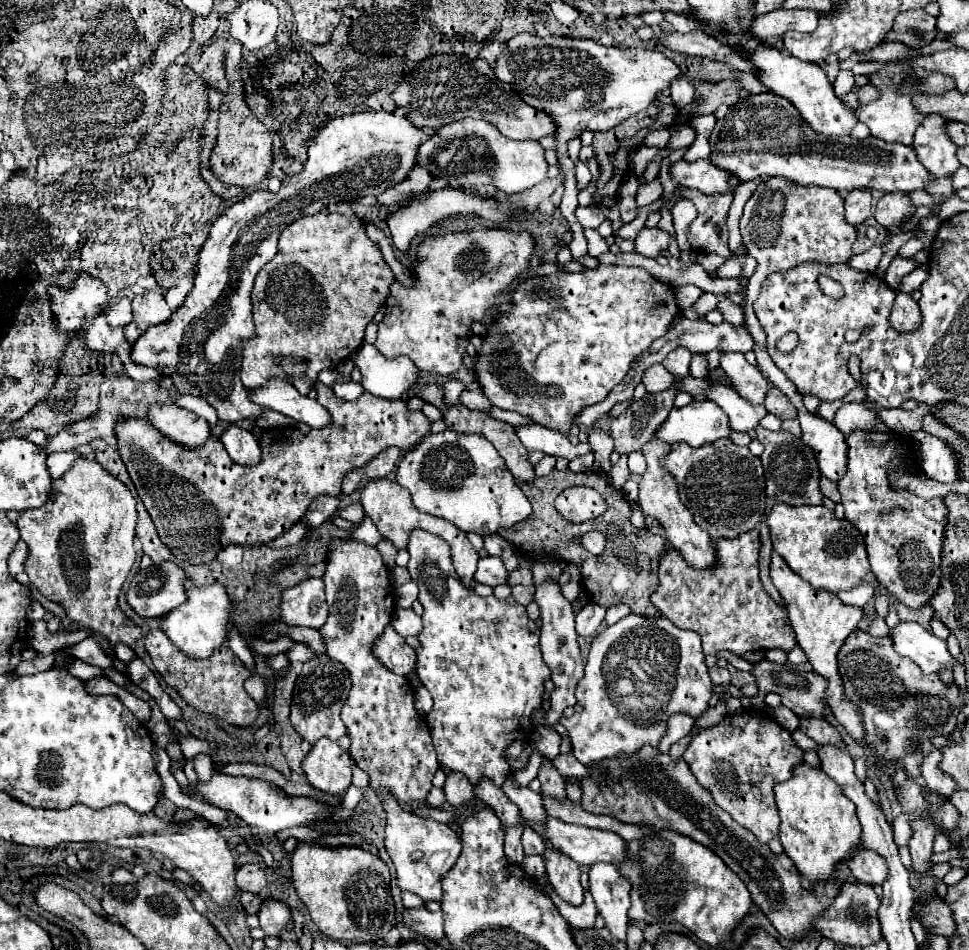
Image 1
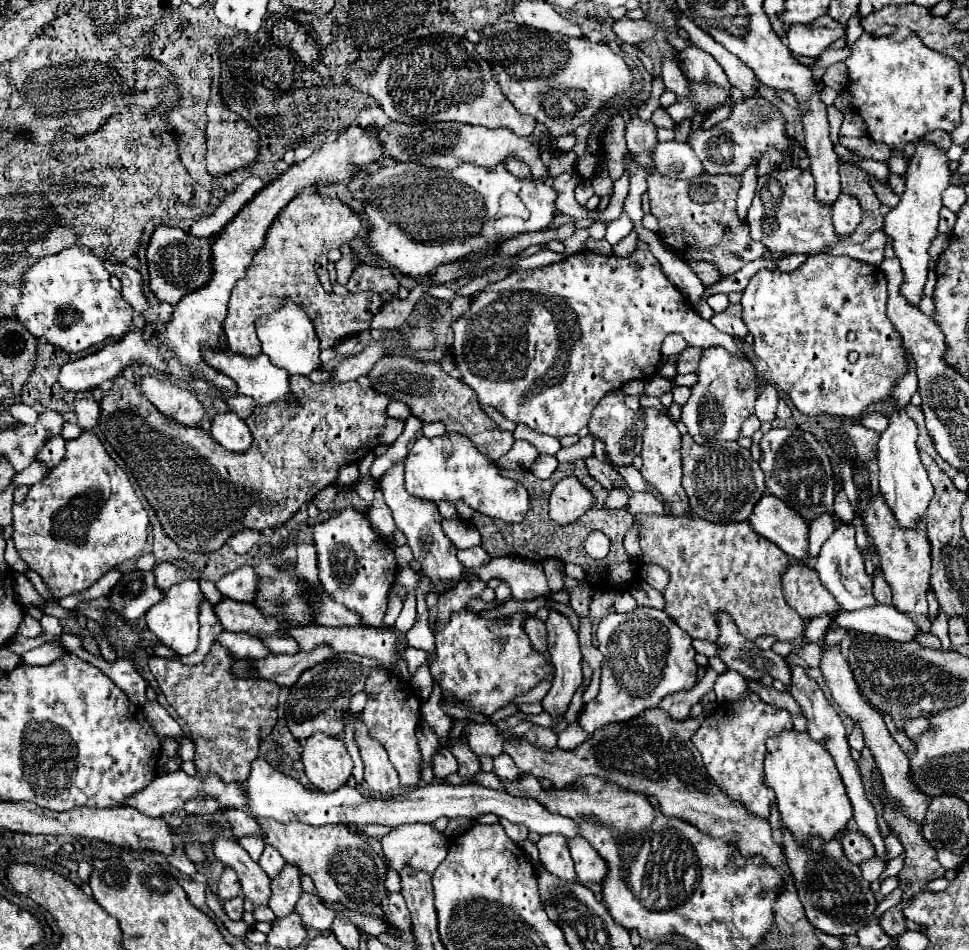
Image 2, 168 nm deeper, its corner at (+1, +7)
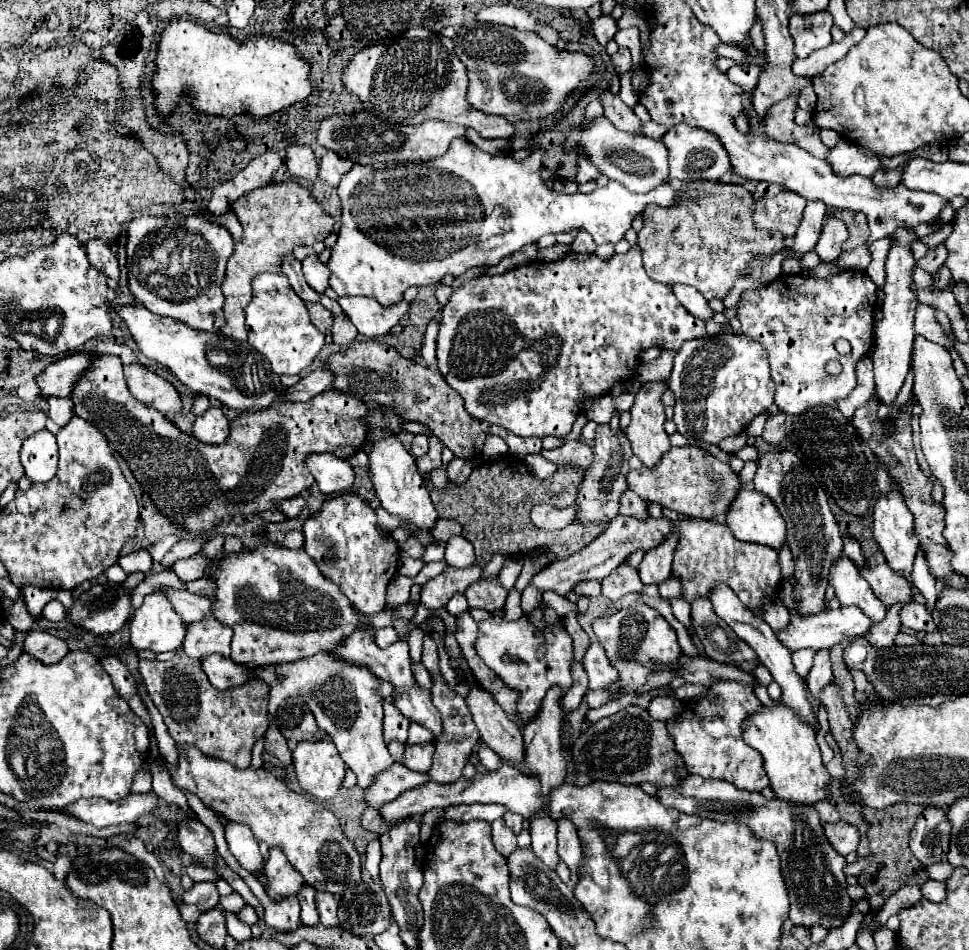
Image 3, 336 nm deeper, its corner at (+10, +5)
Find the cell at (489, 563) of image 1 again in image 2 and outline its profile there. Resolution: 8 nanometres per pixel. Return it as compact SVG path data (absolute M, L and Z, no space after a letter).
M475 546L475 548L467 548L467 550L457 550L457 558L465 568L481 568L485 566L485 562L489 562L489 554L485 554L483 546Z

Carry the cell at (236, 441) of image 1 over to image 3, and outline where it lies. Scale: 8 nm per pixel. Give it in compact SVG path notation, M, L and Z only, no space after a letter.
M210 406L202 416L196 416L192 426L192 436L204 444L222 444L228 432L230 424L218 406Z

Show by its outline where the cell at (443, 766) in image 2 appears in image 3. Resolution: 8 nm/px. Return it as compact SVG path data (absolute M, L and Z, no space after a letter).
M404 744L404 766L414 772L428 772L432 766L432 744Z

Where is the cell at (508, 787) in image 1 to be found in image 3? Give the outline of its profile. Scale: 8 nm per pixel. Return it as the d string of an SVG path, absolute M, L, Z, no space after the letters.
M480 742L478 758L480 758L480 762L482 762L488 770L496 770L496 768L498 768L498 764L500 764L500 756L498 756L492 748L488 748L484 742Z

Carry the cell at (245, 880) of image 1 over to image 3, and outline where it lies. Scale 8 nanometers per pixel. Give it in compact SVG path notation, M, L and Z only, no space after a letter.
M200 882L182 894L182 902L194 904L200 912L206 912L206 910L212 910L218 906L220 896L218 896L214 882Z

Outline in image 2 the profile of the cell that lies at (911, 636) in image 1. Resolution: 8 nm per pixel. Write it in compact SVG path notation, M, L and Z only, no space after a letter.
M875 604L855 612L843 610L835 618L835 622L839 628L869 632L875 636L891 638L895 642L915 642L921 632L911 616L901 614L895 606L883 606L883 604Z

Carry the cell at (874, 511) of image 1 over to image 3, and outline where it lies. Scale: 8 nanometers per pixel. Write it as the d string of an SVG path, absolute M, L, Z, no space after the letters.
M904 604L902 612L900 612L900 618L902 618L902 624L916 630L916 632L934 632L936 626L932 622L932 616L930 612L926 610L924 604Z

